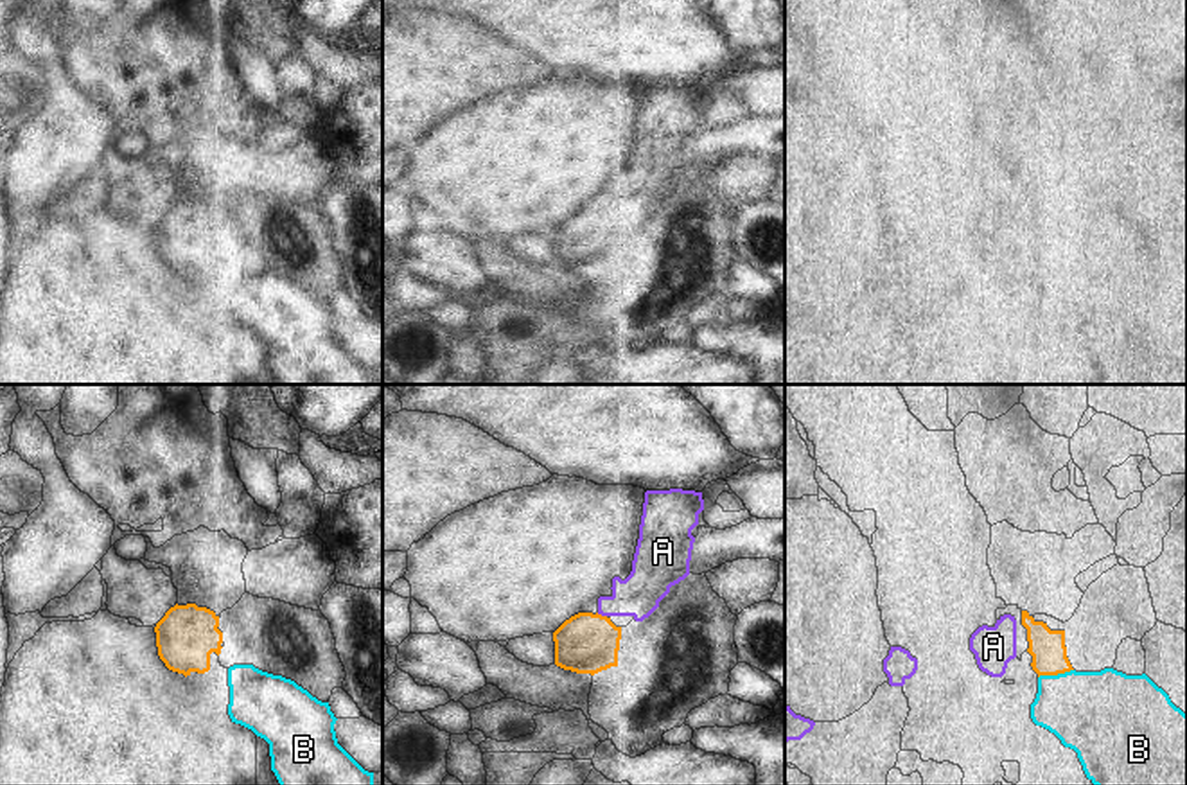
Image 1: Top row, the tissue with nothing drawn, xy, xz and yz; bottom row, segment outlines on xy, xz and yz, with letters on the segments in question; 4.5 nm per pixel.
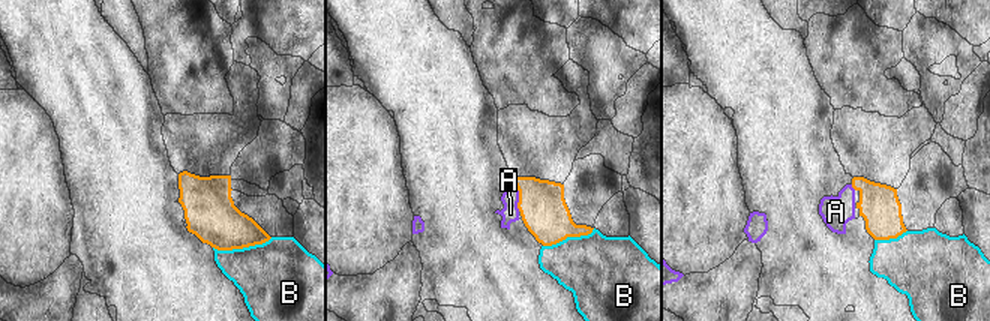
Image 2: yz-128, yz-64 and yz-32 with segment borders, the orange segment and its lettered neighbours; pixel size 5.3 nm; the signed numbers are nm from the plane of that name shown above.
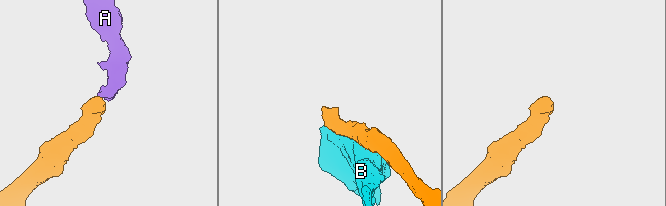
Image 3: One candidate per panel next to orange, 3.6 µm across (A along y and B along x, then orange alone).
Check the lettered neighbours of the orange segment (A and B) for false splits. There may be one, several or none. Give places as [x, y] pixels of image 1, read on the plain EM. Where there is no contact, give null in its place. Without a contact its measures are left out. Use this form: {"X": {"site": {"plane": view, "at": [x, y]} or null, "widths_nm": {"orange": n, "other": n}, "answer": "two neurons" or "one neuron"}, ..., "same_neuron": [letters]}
{"A": {"site": {"plane": "xz", "at": [600, 212]}, "widths_nm": {"orange": 280, "other": 190}, "answer": "one neuron"}, "B": {"site": {"plane": "yz", "at": [1055, 272]}, "widths_nm": {"orange": 160, "other": 380}, "answer": "two neurons"}, "same_neuron": ["A"]}

